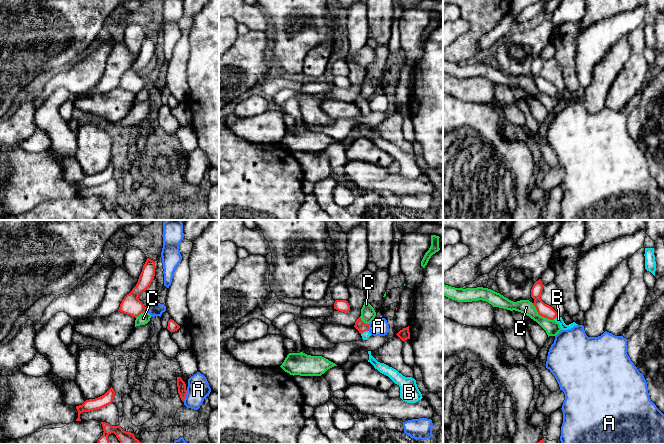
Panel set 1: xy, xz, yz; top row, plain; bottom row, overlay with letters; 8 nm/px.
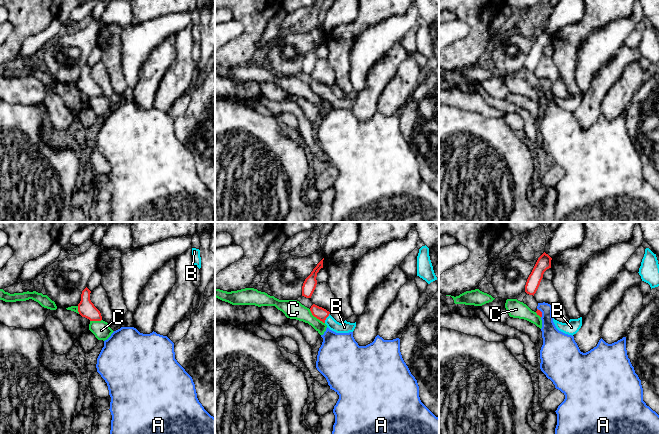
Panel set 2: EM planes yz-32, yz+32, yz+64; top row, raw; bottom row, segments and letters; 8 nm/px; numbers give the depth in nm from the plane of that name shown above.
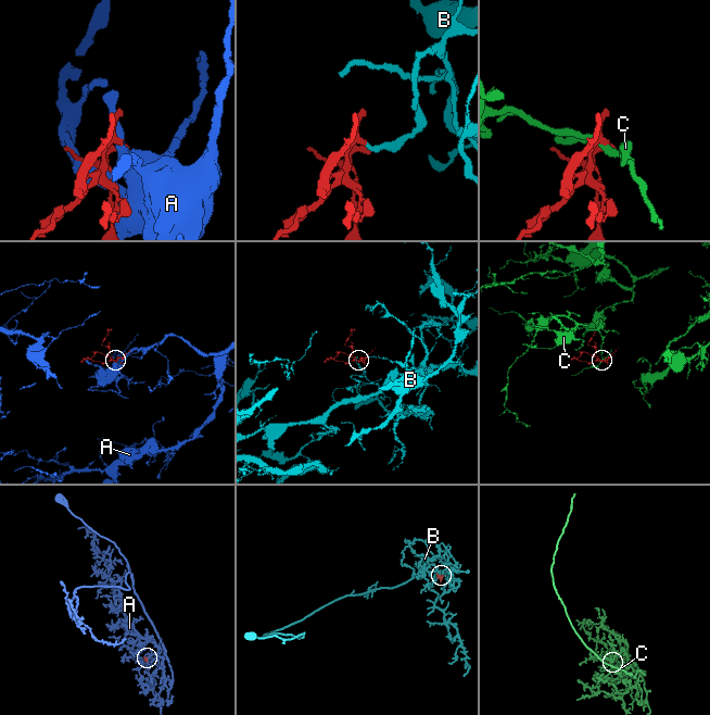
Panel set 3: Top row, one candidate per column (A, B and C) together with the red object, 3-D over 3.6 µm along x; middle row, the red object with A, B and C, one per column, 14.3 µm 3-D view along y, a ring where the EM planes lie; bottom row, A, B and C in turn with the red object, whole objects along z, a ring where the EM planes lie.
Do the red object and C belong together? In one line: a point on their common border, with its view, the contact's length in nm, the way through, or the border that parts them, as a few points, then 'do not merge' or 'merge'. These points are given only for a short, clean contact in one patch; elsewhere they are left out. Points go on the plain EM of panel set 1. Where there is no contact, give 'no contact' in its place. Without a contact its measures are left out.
yz (541, 91) | 220 nm | along yz (532, 79), (540, 91), (553, 96) | do not merge

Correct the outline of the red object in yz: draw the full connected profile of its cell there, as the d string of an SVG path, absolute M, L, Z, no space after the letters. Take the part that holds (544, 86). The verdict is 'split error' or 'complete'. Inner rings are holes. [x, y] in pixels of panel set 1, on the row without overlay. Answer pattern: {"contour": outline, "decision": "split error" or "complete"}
{"contour": "M541 55L536 57L531 65L531 73L534 75L533 81L535 82L538 90L544 94L555 96L560 100L560 103L562 106L568 106L573 104L574 102L577 102L575 98L566 101L562 95L562 93L559 93L557 91L557 88L549 81L545 80L541 76L541 69L543 66L544 61L542 60Z", "decision": "split error"}

